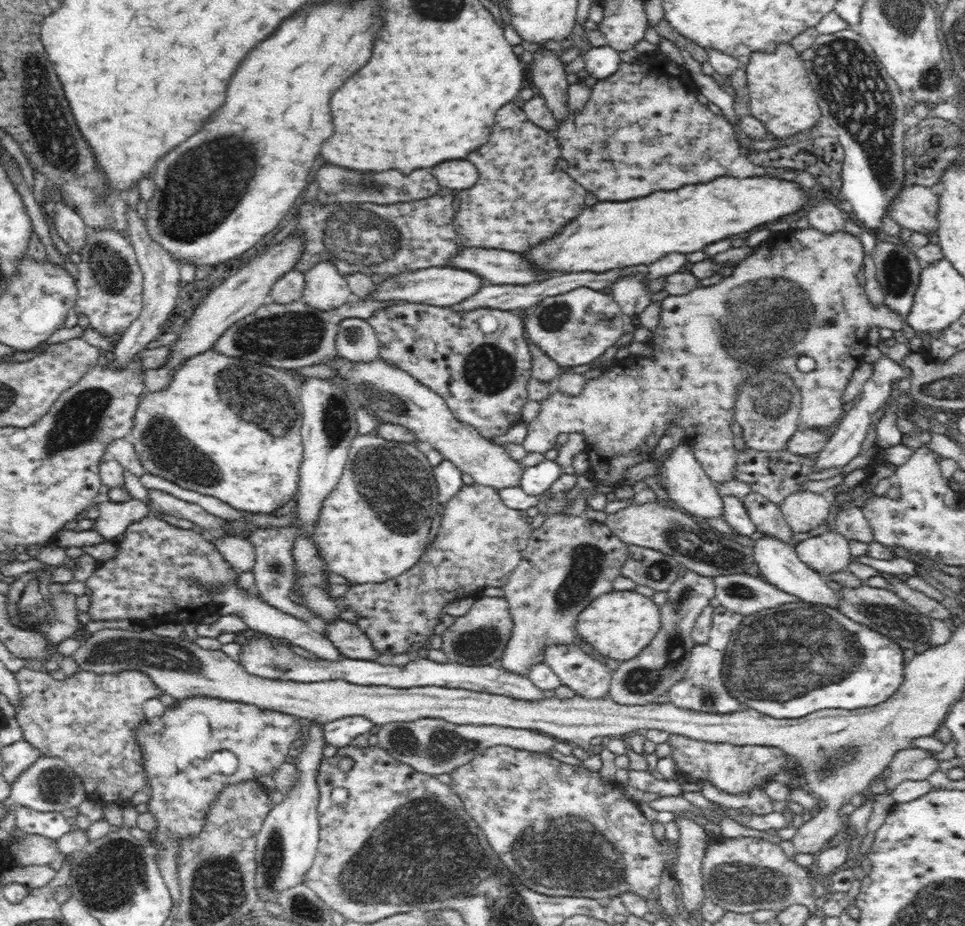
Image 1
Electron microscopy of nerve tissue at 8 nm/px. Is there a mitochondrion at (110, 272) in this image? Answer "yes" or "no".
yes

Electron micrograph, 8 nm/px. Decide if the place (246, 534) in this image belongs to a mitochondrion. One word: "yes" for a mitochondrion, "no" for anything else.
no

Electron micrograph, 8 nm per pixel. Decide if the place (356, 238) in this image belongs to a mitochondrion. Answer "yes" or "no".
yes

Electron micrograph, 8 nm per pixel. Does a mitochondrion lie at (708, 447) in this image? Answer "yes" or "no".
no

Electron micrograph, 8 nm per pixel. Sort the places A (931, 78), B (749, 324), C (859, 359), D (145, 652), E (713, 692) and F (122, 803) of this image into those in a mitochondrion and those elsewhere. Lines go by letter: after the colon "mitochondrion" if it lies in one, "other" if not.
A: mitochondrion
B: mitochondrion
C: other
D: mitochondrion
E: mitochondrion
F: other

